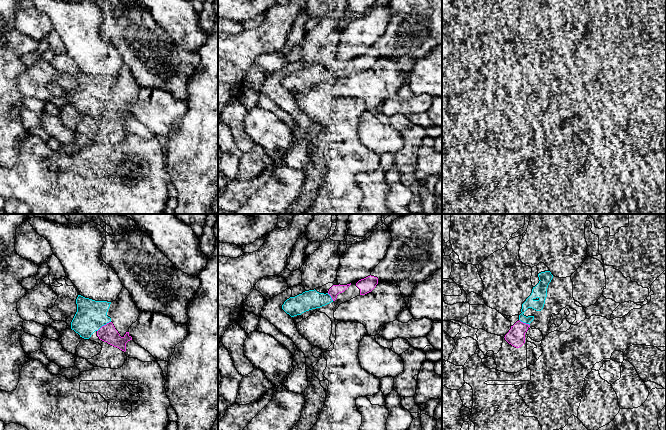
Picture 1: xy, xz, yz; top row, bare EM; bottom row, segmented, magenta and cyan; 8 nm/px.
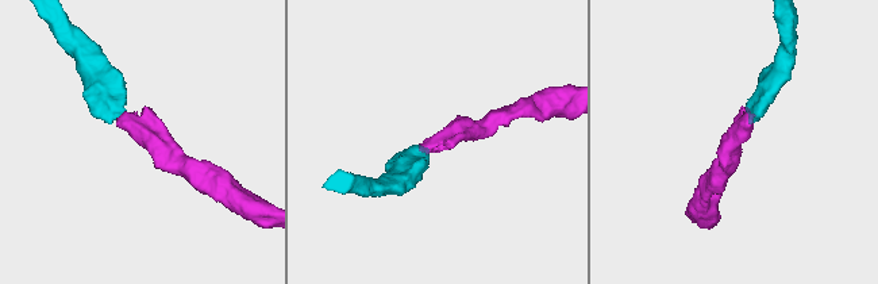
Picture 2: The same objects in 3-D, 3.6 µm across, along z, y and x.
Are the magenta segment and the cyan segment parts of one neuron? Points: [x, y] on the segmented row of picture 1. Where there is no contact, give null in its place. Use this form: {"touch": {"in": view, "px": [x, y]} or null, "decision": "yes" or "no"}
{"touch": {"in": "xy", "px": [104, 325]}, "decision": "yes"}

